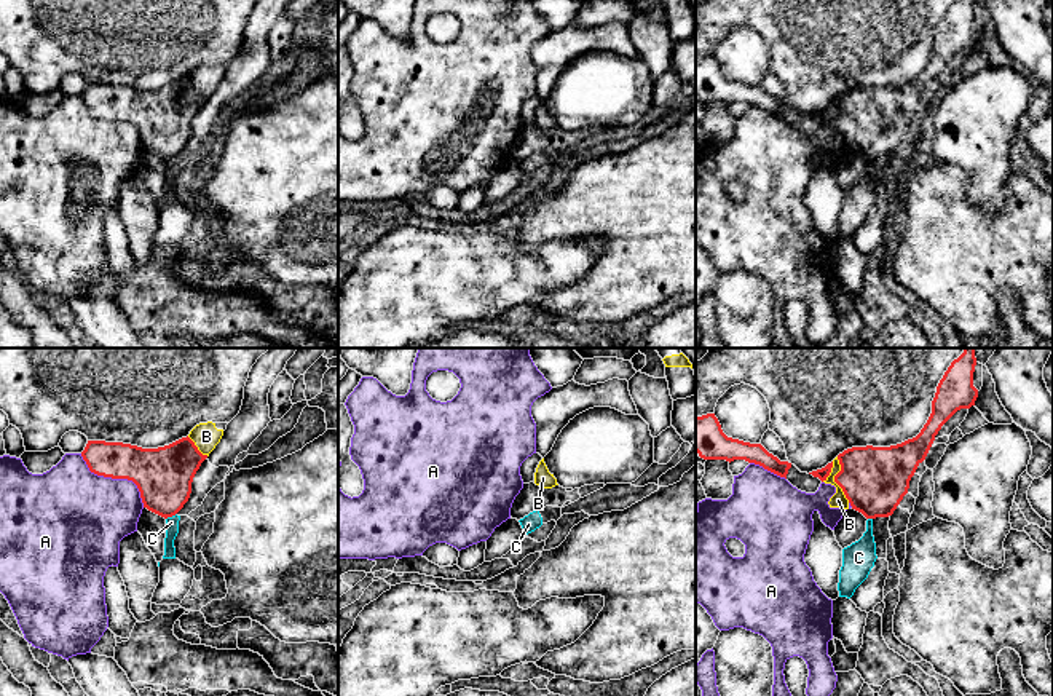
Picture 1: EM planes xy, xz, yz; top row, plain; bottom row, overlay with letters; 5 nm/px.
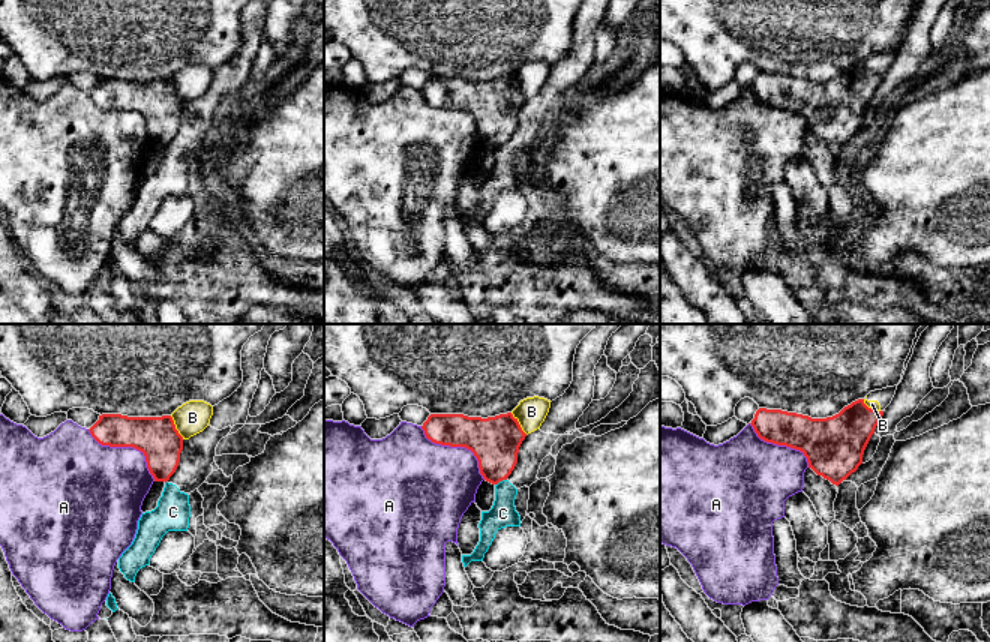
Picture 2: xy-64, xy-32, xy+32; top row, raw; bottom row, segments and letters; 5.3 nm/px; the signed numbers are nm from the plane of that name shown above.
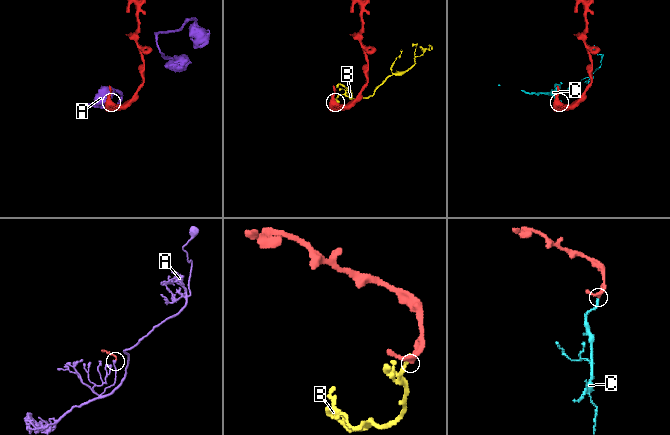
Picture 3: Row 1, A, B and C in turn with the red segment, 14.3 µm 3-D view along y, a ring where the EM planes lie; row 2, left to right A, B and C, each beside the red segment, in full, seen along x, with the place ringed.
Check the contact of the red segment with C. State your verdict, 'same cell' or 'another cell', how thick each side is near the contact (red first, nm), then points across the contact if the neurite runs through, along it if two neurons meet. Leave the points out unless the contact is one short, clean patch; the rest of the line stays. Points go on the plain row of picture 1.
another cell | 280/60 nm | along xy (176, 155), (166, 162)

